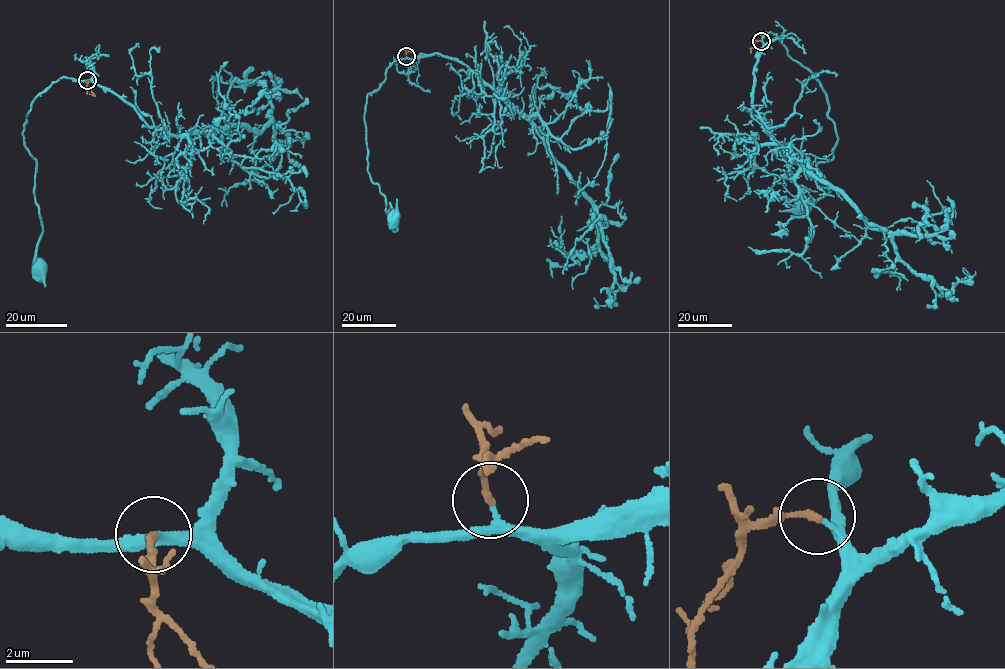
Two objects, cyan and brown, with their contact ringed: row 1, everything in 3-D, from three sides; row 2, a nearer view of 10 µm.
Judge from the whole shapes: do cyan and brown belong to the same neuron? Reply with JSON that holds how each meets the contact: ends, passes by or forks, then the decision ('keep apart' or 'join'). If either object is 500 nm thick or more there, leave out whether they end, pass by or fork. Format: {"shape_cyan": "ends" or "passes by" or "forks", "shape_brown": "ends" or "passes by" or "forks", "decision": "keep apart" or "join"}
{"shape_cyan": "passes by", "shape_brown": "ends", "decision": "join"}

